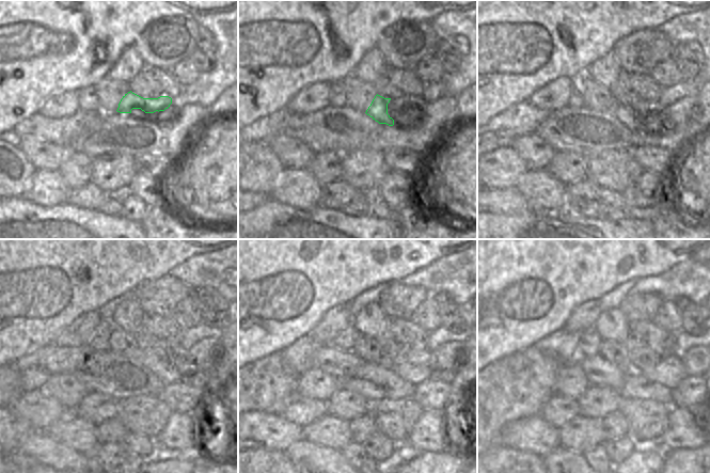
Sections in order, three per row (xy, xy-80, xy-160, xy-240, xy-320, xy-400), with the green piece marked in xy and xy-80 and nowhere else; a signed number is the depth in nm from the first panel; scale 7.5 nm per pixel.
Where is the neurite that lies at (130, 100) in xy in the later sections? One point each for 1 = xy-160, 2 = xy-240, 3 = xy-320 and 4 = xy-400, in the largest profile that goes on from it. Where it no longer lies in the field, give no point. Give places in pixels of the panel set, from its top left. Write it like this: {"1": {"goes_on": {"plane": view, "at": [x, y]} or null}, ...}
{"1": {"goes_on": {"plane": "xy-160", "at": [631, 117]}}, "2": {"goes_on": {"plane": "xy-240", "at": [159, 361]}}, "3": {"goes_on": {"plane": "xy-320", "at": [414, 373]}}, "4": {"goes_on": {"plane": "xy-400", "at": [668, 372]}}}

